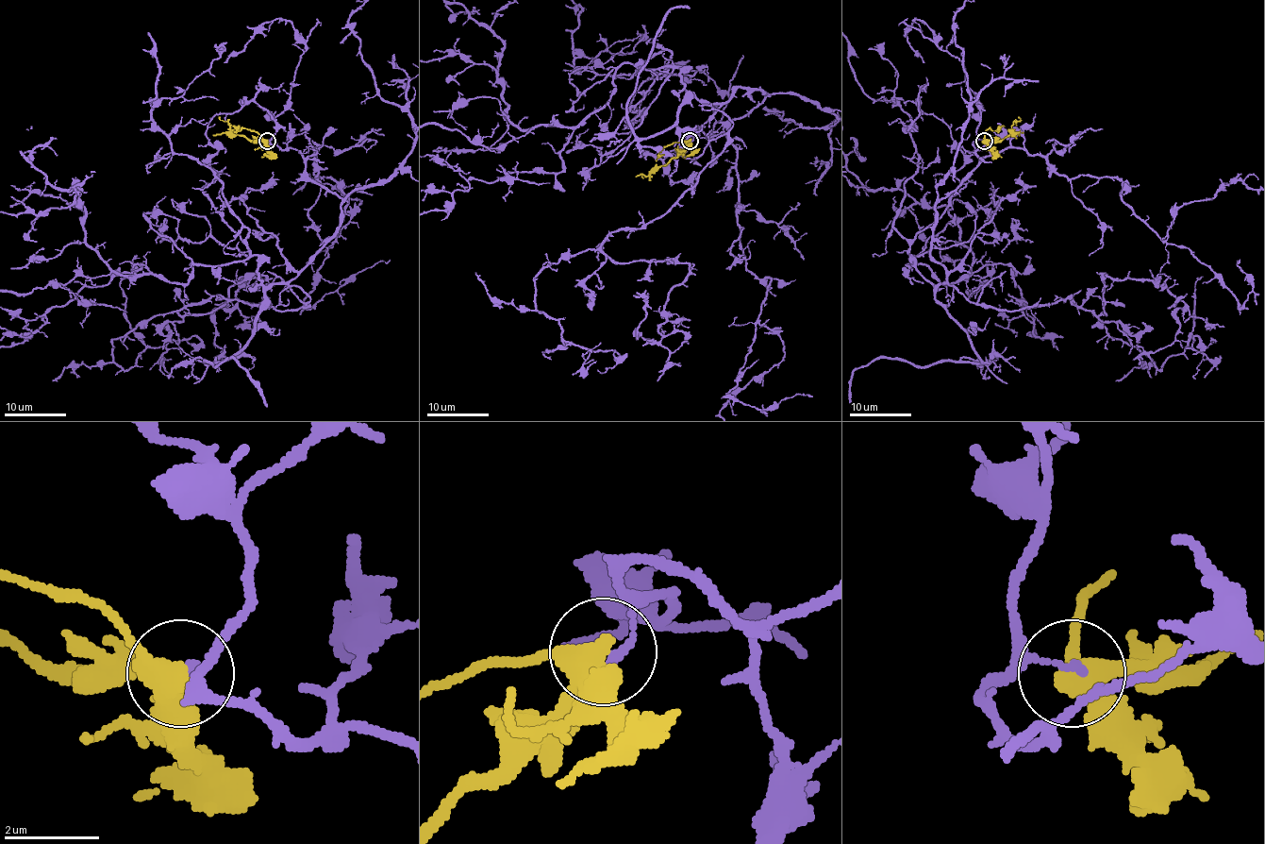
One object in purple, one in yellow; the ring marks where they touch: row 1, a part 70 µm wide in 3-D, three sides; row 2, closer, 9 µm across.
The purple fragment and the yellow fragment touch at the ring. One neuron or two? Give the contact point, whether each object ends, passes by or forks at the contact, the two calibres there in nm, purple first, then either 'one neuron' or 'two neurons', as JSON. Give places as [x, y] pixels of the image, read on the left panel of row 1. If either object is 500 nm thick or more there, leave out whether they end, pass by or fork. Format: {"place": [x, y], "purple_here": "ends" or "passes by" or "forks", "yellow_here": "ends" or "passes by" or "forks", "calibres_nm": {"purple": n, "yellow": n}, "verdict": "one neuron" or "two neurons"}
{"place": [267, 141], "purple_here": "ends", "yellow_here": "forks", "calibres_nm": {"purple": 170, "yellow": 400}, "verdict": "two neurons"}

